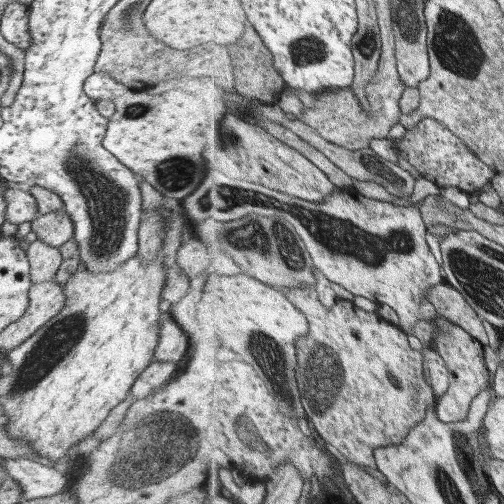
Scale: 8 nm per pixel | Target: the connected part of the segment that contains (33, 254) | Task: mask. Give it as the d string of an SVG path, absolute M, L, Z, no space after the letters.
M40 239L29 244L27 255L32 283L53 280L63 261L58 247L48 246Z

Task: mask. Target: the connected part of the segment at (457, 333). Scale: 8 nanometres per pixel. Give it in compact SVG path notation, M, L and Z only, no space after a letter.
M437 316L433 322L435 326L443 328L438 334L435 334L434 342L437 351L447 360L452 377L451 388L440 397L435 405L436 412L440 420L456 425L467 420L476 397L490 388L492 374L490 374L491 370L488 370L486 350L481 340L445 317Z

